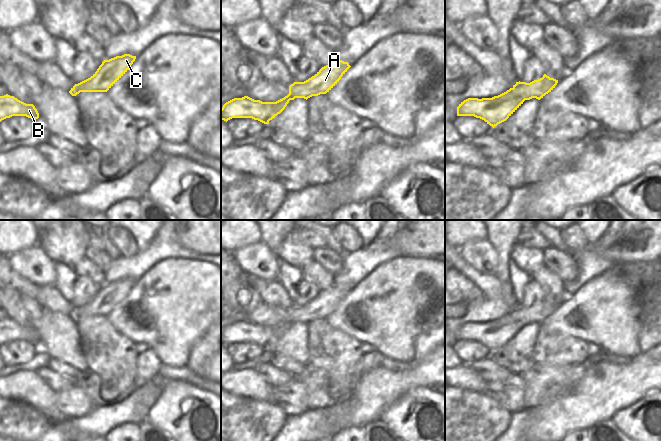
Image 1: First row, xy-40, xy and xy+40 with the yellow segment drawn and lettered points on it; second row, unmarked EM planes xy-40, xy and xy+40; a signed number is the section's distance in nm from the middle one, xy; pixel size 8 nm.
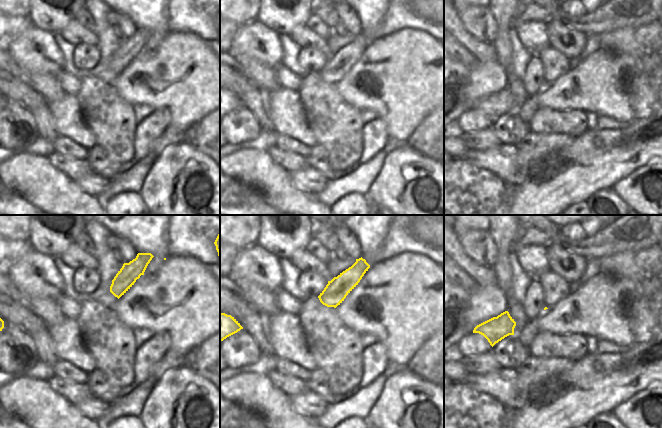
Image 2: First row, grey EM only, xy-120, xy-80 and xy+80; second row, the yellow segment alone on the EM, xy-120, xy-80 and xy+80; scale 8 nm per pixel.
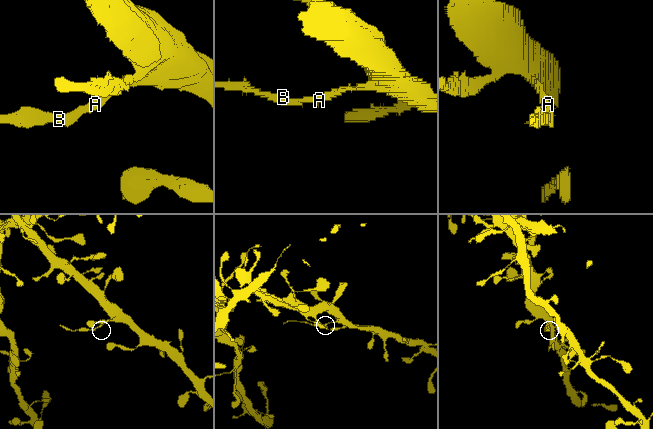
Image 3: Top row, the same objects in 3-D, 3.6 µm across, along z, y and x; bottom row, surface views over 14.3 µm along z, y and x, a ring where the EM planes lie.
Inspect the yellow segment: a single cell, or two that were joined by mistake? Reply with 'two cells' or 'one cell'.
two cells

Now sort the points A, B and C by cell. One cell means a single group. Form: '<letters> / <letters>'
A C / B

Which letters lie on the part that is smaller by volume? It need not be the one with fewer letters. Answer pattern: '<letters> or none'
B.

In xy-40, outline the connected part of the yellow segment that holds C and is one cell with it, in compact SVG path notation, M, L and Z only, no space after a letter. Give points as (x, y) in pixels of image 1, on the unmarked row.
M124 278L104 284L90 302L75 308L69 317L76 320L80 316L107 316L129 294L135 283L136 280Z

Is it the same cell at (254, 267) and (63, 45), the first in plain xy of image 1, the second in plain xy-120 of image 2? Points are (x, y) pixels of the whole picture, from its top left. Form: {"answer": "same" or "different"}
{"answer": "different"}

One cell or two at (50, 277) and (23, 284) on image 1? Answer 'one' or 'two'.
two

